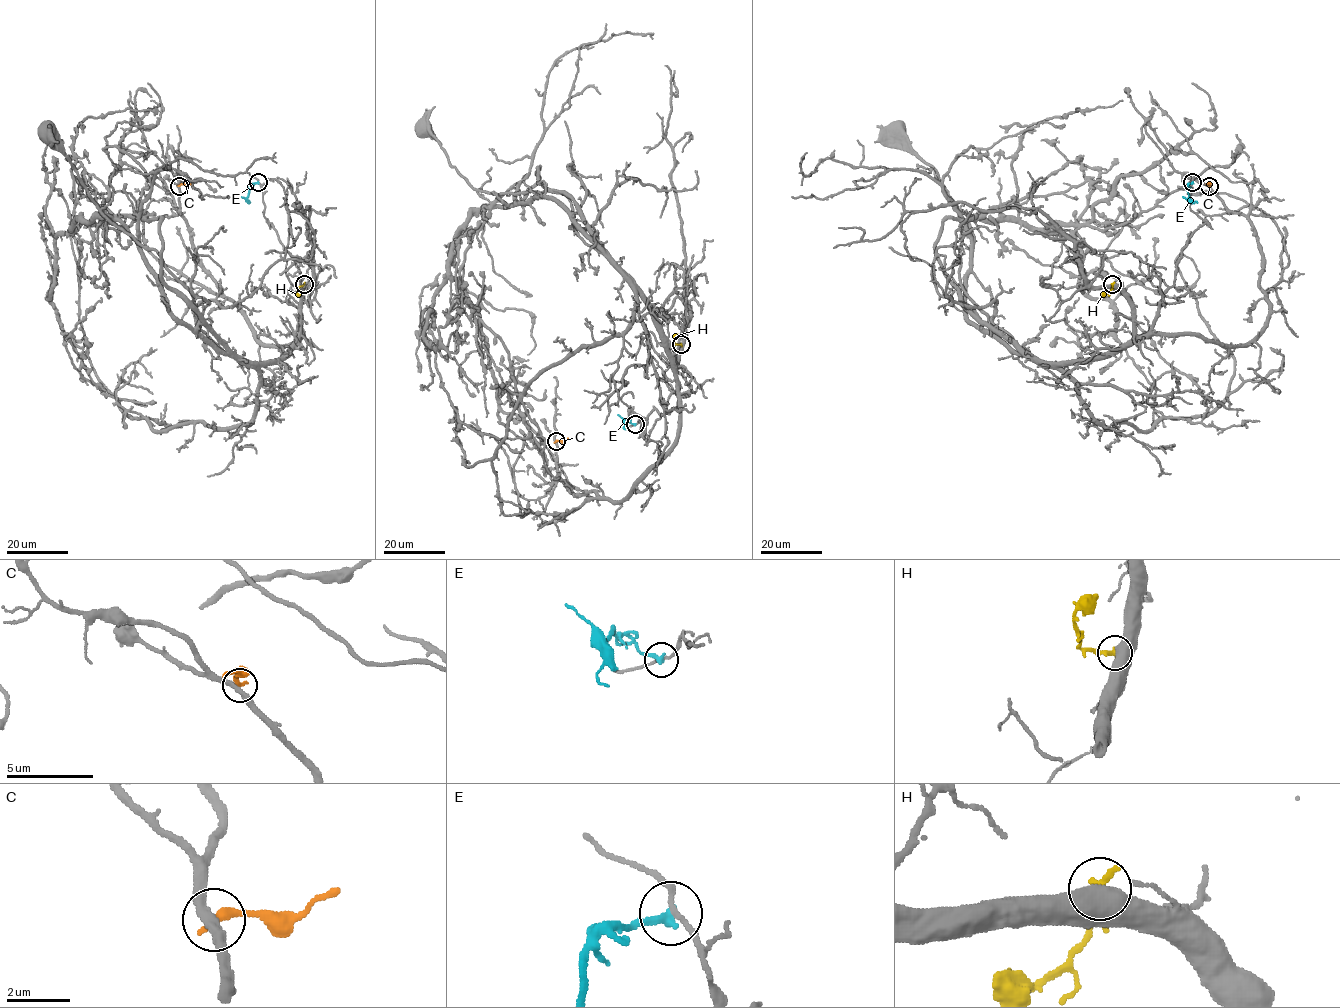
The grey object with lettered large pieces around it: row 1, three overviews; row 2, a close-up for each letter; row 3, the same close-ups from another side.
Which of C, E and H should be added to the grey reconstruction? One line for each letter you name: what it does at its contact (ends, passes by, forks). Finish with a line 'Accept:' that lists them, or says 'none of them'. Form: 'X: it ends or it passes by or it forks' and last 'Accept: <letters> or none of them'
Accept: none of them

